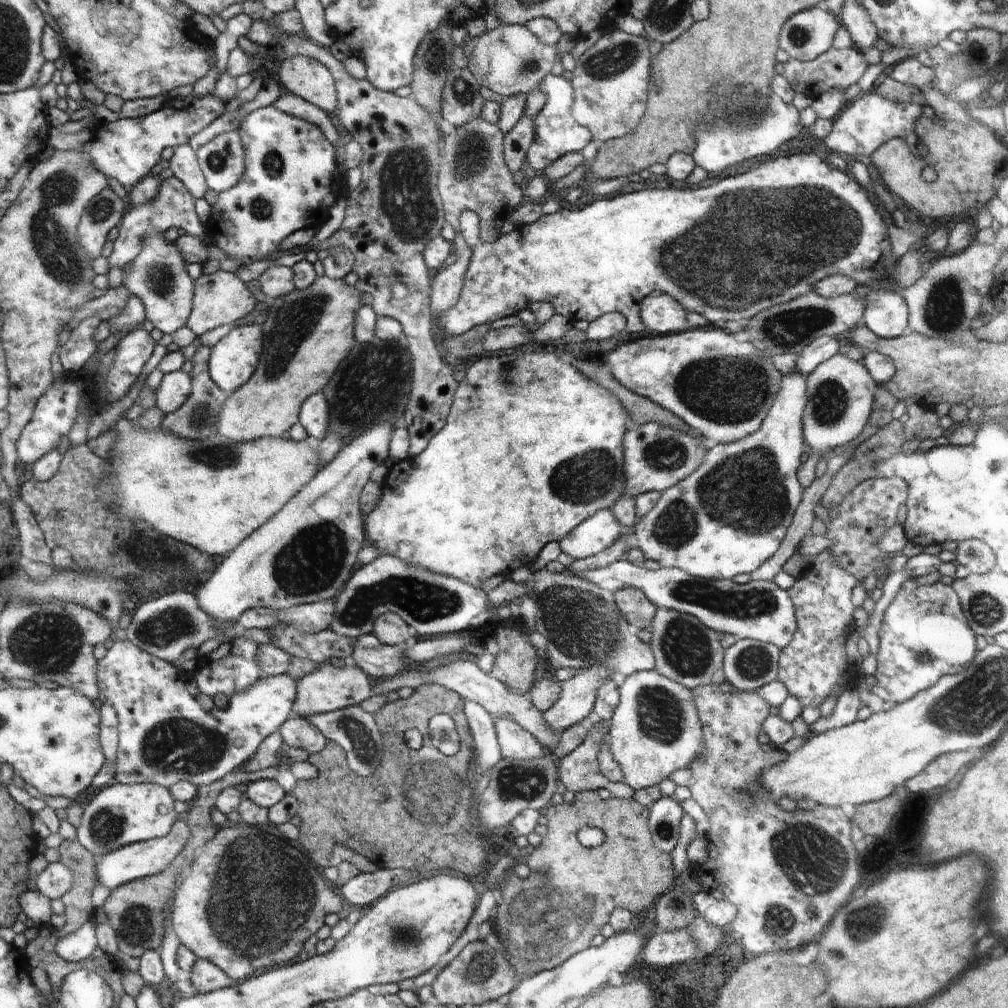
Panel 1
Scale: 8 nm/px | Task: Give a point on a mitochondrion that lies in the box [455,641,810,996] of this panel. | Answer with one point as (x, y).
(551, 915)

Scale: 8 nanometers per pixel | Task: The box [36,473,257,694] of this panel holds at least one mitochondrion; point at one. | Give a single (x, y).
(160, 558)

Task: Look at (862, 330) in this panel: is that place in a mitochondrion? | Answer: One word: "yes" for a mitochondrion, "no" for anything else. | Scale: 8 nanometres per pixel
no

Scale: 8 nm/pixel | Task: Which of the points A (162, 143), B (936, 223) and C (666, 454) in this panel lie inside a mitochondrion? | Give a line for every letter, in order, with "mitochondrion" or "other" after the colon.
A: other
B: other
C: mitochondrion

